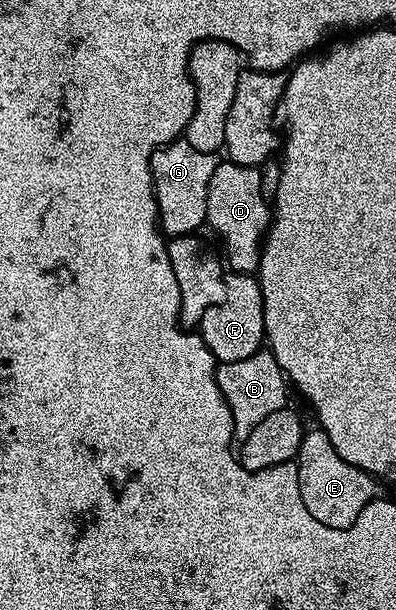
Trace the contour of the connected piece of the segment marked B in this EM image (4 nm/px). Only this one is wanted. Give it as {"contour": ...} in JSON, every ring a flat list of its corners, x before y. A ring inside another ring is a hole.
{"contour":[[267,347,257,349,255,355,247,355,247,359,235,359,235,363,218,364,217,382,219,391,231,411,233,436,239,439,244,439,249,432,255,431,257,424,267,419,267,415,275,415,275,411,286,408,287,378]]}

